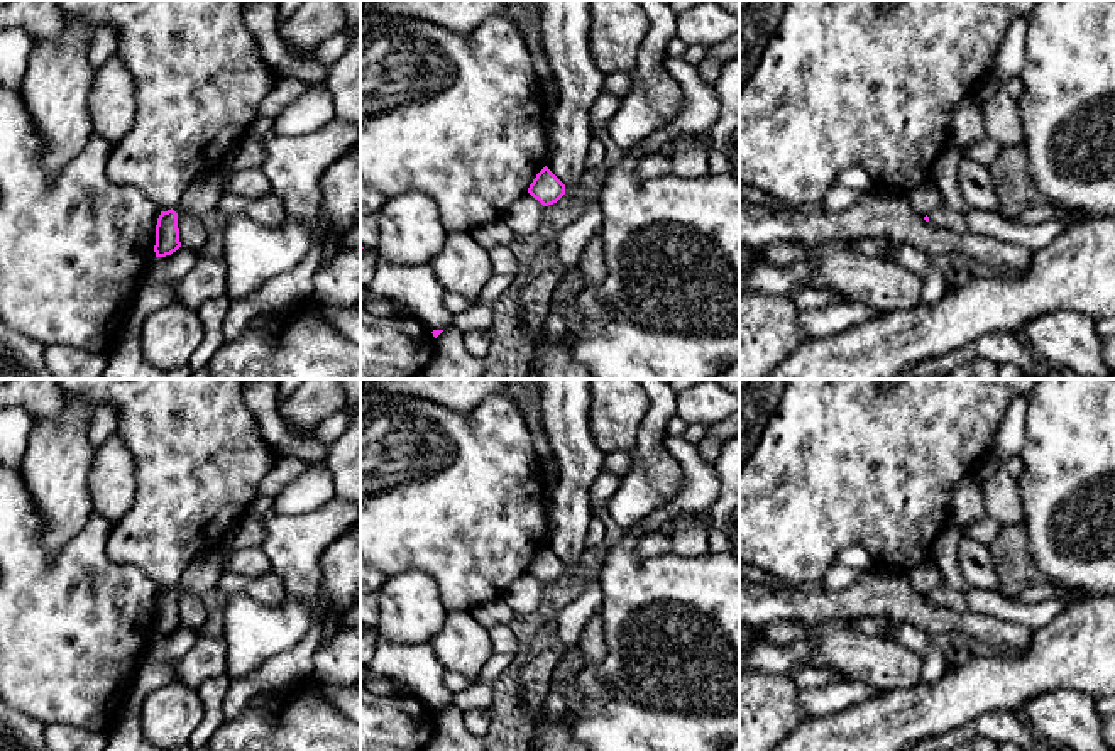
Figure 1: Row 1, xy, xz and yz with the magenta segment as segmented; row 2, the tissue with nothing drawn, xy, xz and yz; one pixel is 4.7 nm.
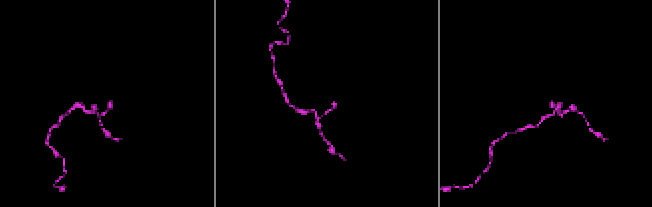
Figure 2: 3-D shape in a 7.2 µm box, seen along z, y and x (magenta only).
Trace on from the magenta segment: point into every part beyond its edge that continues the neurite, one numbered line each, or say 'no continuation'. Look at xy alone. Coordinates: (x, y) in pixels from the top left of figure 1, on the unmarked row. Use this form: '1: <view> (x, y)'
no continuation

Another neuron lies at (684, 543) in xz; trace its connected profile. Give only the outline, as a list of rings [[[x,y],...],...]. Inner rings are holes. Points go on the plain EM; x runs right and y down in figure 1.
[[[682,529],[668,531],[672,553],[678,556],[700,556],[707,551],[707,529]]]

